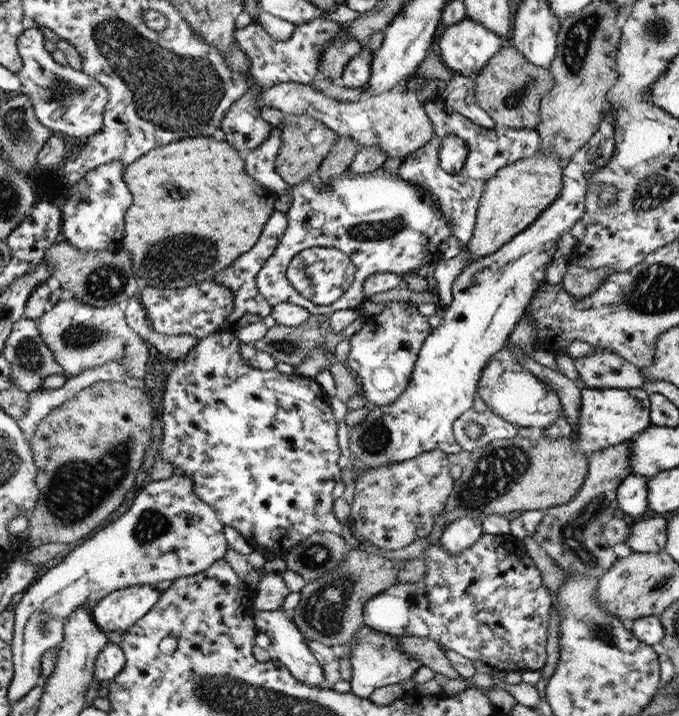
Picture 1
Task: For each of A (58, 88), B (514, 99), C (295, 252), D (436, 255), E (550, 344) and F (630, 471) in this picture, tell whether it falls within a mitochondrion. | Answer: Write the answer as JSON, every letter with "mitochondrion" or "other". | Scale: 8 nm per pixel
{"A":"mitochondrion","B":"mitochondrion","C":"other","D":"other","E":"other","F":"other"}

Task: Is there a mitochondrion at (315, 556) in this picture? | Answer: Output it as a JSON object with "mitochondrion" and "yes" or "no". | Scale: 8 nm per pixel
{"mitochondrion":"yes"}

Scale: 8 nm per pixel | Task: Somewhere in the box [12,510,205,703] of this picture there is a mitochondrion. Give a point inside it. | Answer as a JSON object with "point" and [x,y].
{"point":[43,623]}

